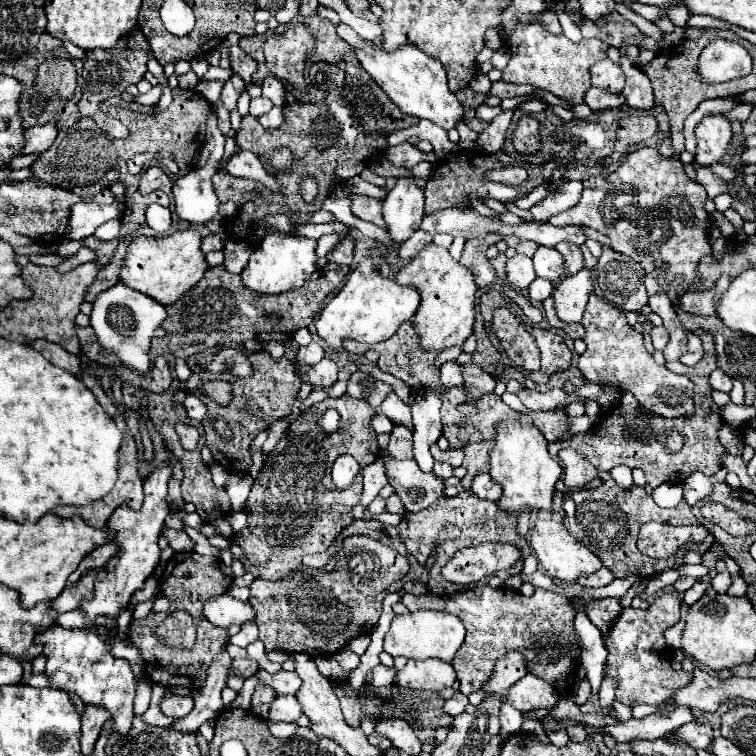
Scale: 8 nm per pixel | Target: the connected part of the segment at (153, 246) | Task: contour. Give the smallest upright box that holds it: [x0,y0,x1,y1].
[120,228,208,306]

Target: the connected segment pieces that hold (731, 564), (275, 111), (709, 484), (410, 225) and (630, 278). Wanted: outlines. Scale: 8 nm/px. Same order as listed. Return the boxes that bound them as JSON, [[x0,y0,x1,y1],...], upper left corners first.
[[723,556,748,596],[258,106,284,128],[682,472,714,506],[384,178,424,242],[596,246,648,312]]

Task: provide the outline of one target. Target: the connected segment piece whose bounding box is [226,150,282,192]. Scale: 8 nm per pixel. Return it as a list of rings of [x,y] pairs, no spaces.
[[[242,150],[242,152],[234,154],[228,160],[228,164],[226,164],[226,172],[230,172],[232,176],[238,176],[238,178],[250,178],[254,182],[260,182],[260,184],[264,184],[272,192],[280,192],[282,190],[280,184],[278,184],[278,180],[272,178],[264,170],[260,158],[256,154],[252,154],[250,150]]]

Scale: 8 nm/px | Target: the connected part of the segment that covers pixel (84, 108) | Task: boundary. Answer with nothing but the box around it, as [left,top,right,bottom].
[78,34,148,138]

